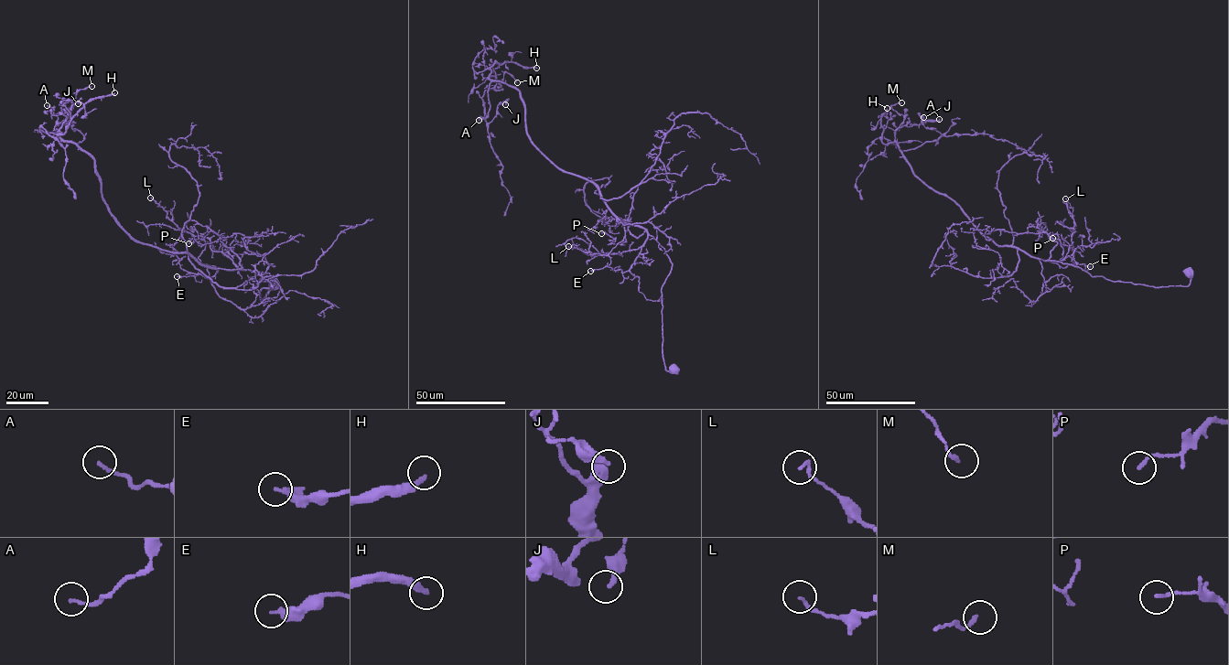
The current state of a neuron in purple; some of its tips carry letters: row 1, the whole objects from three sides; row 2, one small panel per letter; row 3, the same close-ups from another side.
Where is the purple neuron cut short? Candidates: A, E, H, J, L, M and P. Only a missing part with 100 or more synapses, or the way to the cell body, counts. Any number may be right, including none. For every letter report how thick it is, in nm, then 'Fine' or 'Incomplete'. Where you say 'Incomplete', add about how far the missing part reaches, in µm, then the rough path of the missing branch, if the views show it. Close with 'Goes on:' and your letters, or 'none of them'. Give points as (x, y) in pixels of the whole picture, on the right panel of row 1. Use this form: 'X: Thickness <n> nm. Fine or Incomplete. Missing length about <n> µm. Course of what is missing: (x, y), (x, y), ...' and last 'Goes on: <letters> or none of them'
A: Thickness 130 nm. Fine
E: Thickness 300 nm. Fine
H: Thickness 260 nm. Incomplete. Missing length about 110 µm. Course of what is missing: (887, 108), (907, 103), (923, 107), (924, 125), (932, 134), (937, 150), (974, 177), (988, 194)
J: Thickness 280 nm. Fine
L: Thickness 120 nm. Fine
M: Thickness 170 nm. Fine
P: Thickness 130 nm. Fine
Goes on: H

